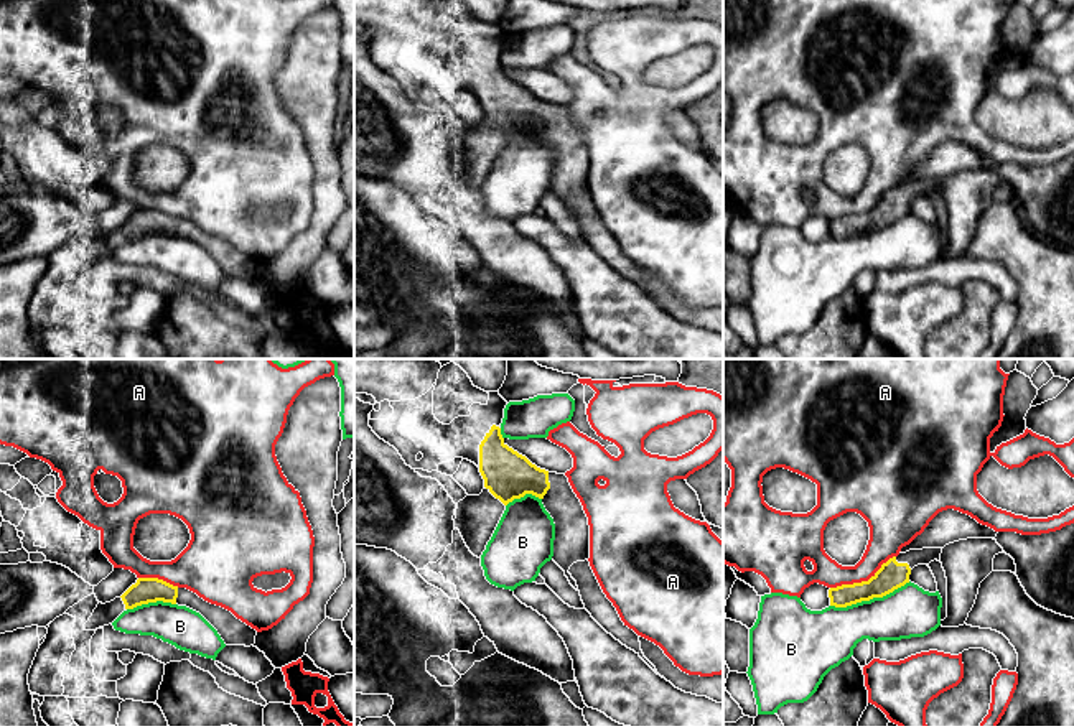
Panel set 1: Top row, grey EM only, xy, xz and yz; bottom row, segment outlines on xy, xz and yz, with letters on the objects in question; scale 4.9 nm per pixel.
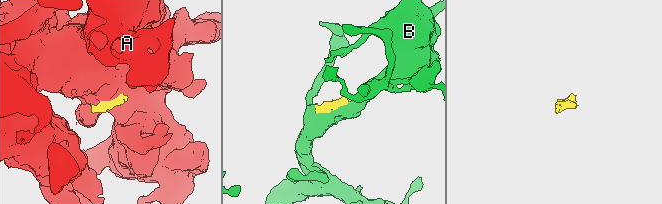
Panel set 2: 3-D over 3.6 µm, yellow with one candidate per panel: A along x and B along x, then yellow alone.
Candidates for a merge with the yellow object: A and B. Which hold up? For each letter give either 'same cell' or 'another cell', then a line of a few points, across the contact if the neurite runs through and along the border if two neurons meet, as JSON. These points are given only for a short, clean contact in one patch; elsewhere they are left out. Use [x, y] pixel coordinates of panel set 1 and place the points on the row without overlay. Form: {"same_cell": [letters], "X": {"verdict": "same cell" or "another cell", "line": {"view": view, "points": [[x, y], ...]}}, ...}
{"same_cell": [], "A": {"verdict": "another cell"}, "B": {"verdict": "another cell"}}

